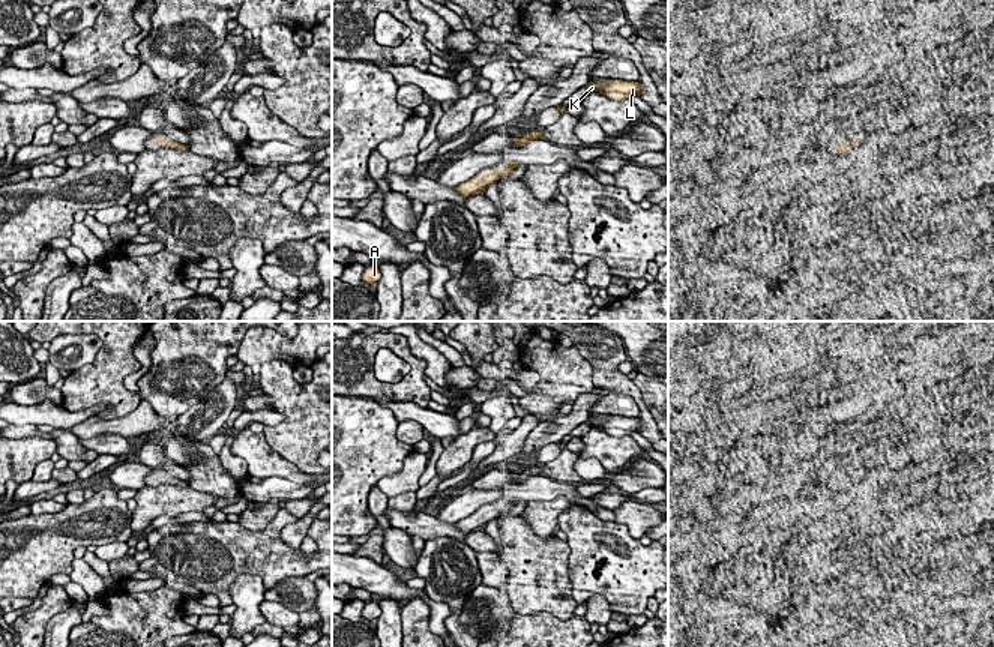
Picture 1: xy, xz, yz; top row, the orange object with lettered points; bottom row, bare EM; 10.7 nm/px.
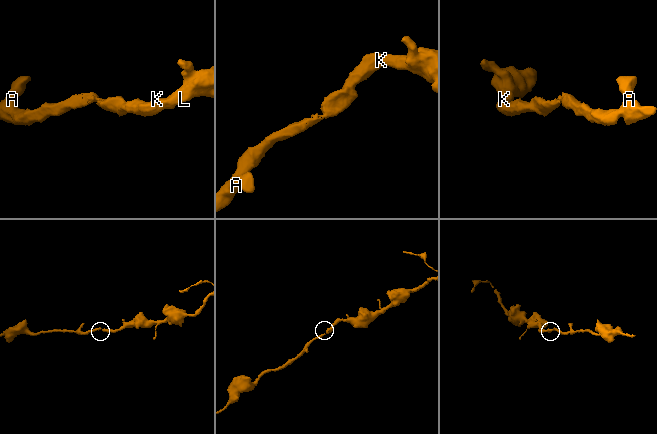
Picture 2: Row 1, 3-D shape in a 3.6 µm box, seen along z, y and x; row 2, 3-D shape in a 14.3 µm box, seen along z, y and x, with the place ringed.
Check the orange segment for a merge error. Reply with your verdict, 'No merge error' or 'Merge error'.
No merge error

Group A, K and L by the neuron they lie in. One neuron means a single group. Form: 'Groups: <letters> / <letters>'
Groups: A K L

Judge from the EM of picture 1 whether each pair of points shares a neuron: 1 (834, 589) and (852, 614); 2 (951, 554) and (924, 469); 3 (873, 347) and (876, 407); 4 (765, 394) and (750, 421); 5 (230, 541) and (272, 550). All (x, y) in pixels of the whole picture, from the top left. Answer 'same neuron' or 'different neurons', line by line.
1: same neuron
2: different neurons
3: different neurons
4: different neurons
5: same neuron

